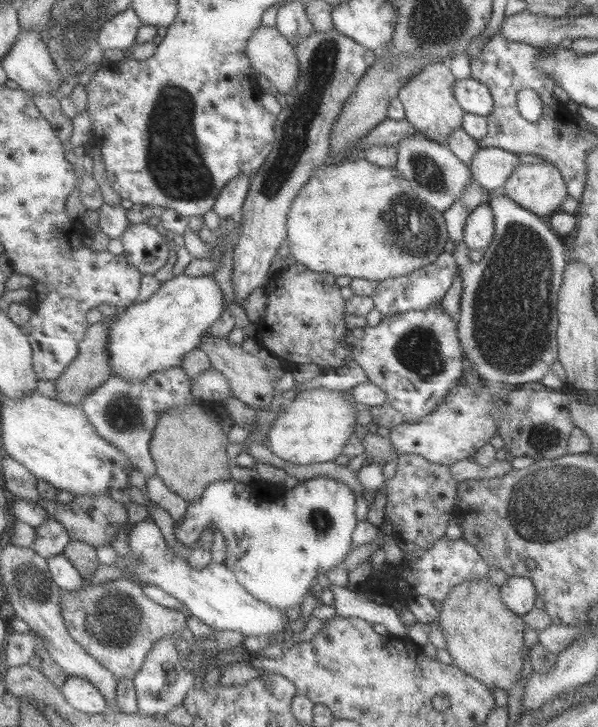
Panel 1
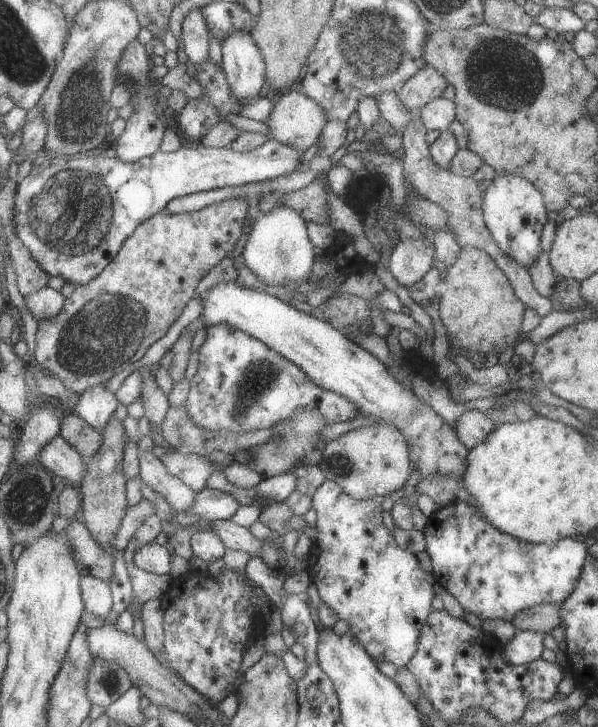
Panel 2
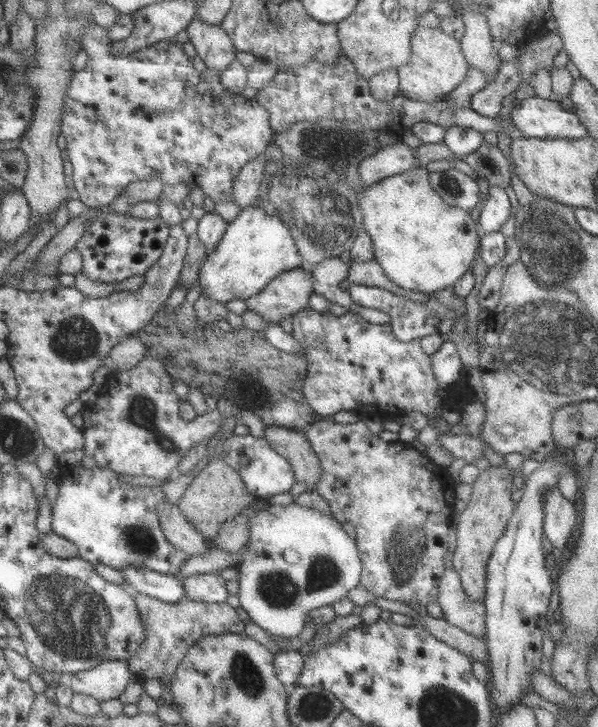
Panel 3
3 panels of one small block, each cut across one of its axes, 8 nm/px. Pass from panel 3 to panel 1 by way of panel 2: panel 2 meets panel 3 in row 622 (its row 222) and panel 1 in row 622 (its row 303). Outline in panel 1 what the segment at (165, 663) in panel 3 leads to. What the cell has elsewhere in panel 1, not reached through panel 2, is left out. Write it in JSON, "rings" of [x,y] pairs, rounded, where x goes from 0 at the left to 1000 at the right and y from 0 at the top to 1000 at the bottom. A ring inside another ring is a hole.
{"rings":[[[179,798],[171,803],[142,805],[134,812],[105,816],[102,839],[115,869],[152,902],[182,919],[197,935],[226,934],[263,883],[294,875],[316,861],[314,847],[253,824],[226,798]]]}

